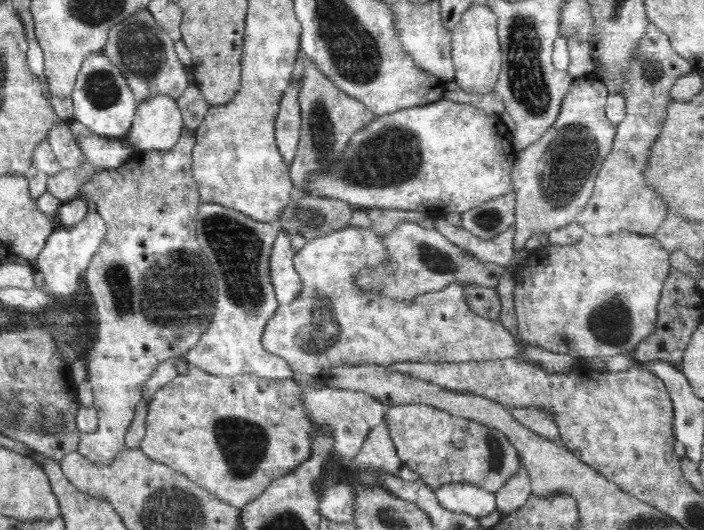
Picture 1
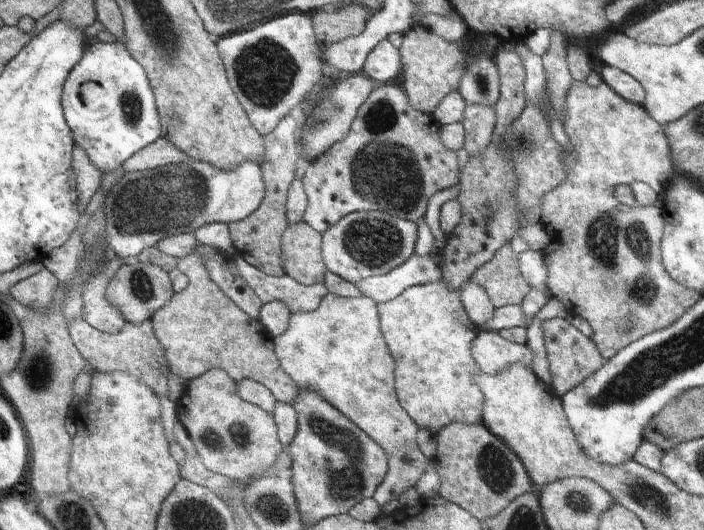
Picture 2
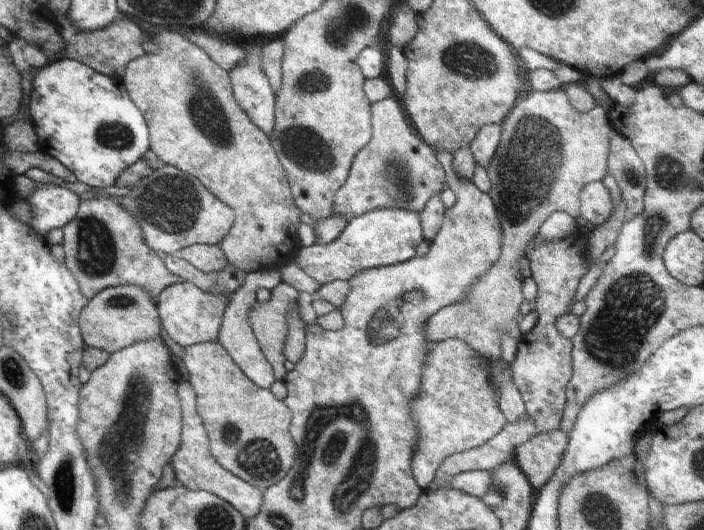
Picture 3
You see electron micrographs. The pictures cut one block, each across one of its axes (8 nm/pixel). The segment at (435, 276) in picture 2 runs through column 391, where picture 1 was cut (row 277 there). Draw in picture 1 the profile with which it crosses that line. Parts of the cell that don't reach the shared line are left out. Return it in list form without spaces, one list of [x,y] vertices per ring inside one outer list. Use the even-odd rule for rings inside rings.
[[[279,228],[271,250],[270,279],[280,305],[294,302],[302,287],[300,275],[294,269],[293,259],[296,251],[291,247],[291,237],[288,232]]]

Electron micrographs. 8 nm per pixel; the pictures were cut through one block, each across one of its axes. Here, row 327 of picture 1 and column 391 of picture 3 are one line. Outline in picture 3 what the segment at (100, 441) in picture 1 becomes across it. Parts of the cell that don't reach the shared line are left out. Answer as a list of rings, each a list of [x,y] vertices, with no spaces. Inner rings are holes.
[[[386,97],[371,103],[372,138],[354,157],[346,182],[336,191],[334,215],[353,219],[378,208],[406,208],[419,213],[434,194],[448,187],[444,169],[435,150],[430,148],[418,133],[414,133],[412,126],[408,126],[406,115],[398,97]]]

